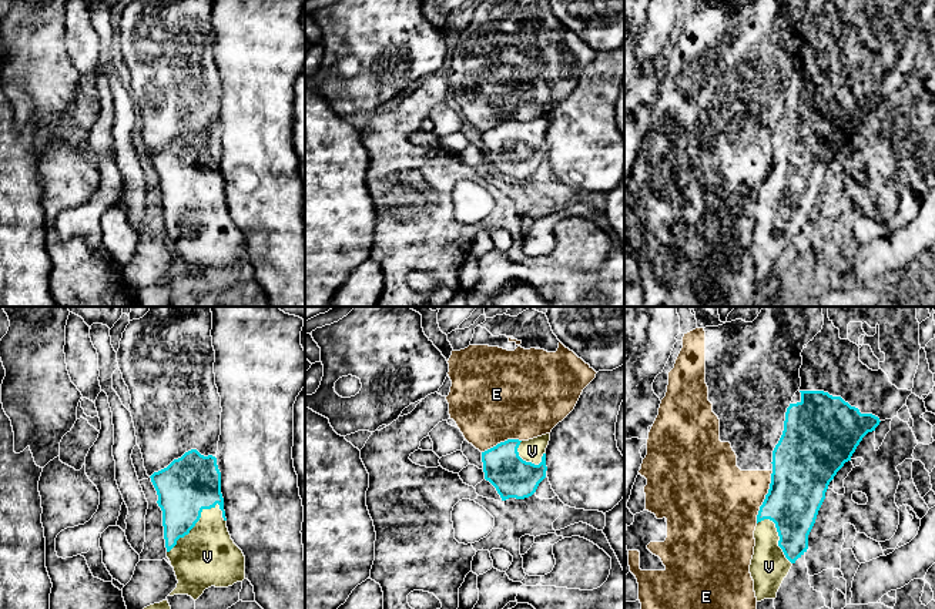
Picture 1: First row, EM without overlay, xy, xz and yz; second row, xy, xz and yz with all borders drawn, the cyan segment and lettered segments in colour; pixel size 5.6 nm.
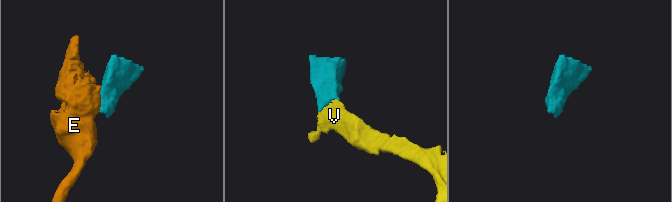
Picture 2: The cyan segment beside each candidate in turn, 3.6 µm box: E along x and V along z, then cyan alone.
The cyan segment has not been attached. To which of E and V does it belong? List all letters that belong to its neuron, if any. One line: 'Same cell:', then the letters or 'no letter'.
Same cell: V

